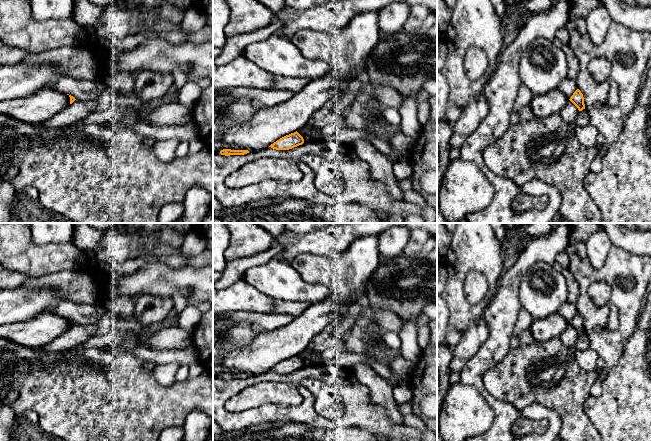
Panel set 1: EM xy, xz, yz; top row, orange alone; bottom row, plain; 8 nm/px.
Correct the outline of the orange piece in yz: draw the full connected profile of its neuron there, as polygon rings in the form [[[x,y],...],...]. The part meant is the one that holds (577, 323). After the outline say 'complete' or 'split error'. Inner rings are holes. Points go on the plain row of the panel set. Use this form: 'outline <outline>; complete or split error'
outline [[[579,313],[573,317],[569,324],[578,332],[579,335],[585,333],[584,321]]]; complete

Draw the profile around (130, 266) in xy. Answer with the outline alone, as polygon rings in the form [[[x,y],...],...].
[[[144,255],[121,263],[121,272],[124,274],[135,273],[139,269],[145,267],[150,262],[160,262],[167,265],[171,269],[181,269],[187,265],[190,265],[186,258],[181,255],[160,257]]]

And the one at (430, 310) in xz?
[[[428,303],[424,306],[422,314],[430,320],[437,320],[437,303]]]

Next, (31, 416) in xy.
[[[28,410],[25,412],[24,417],[28,423],[31,425],[37,425],[39,423],[39,416],[33,410]]]

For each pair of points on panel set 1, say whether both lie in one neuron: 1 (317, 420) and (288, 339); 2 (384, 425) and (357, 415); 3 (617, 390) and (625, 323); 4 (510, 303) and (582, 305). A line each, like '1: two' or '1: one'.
1: two
2: one
3: two
4: two

